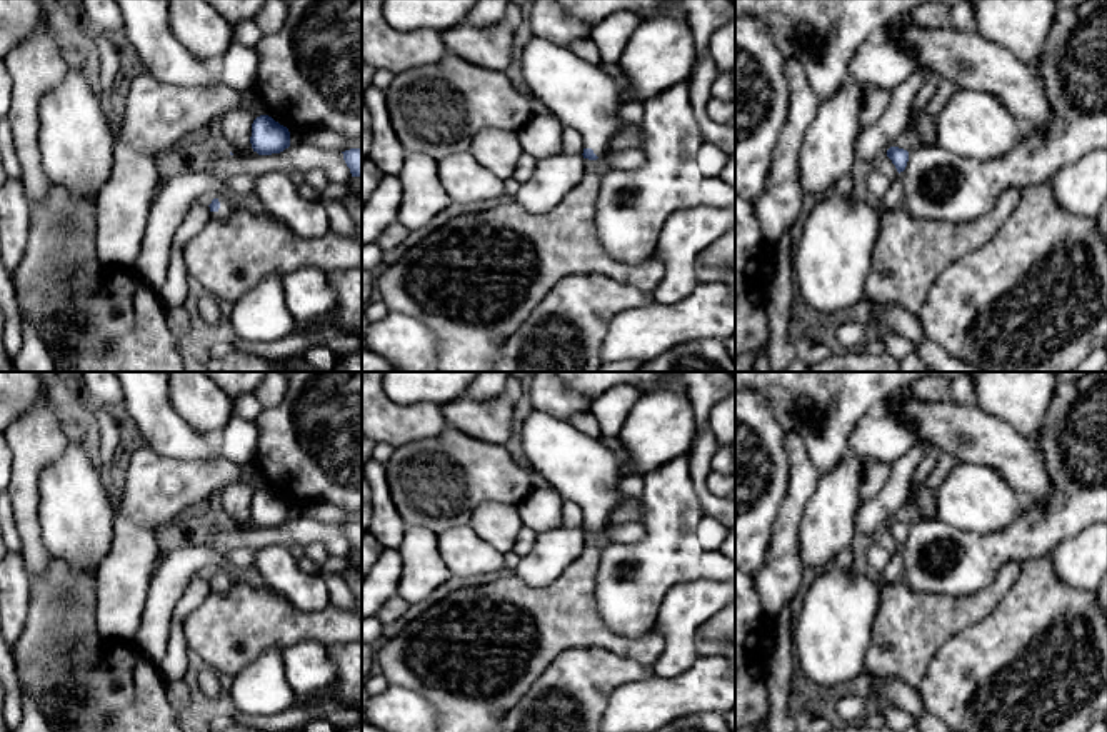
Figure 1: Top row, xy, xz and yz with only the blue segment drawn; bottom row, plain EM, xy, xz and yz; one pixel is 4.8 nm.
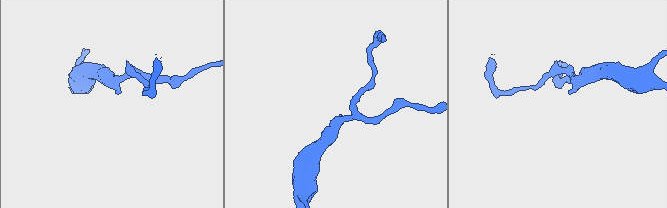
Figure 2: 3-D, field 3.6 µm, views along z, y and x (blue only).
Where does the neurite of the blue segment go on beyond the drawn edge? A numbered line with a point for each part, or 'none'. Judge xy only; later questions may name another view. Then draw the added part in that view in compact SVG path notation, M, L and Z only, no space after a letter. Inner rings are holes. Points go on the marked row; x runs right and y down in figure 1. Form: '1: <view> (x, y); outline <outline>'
1: xy (225, 209); outline M218 197L218 202L220 202L220 208L217 212L210 212L210 215L212 218L222 220L222 218L227 218L233 212L233 207L223 197Z

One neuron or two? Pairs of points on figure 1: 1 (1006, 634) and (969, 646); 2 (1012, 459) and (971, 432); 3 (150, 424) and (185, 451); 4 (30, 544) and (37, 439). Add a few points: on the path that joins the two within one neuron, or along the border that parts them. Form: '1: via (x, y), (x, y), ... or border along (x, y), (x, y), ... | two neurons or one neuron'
1: via (997, 642), (994, 646), (977, 646) | one neuron
2: via (1002, 449), (981, 437) | one neuron
3: via (159, 426), (177, 442) | one neuron
4: via (27, 517), (27, 466) | one neuron

